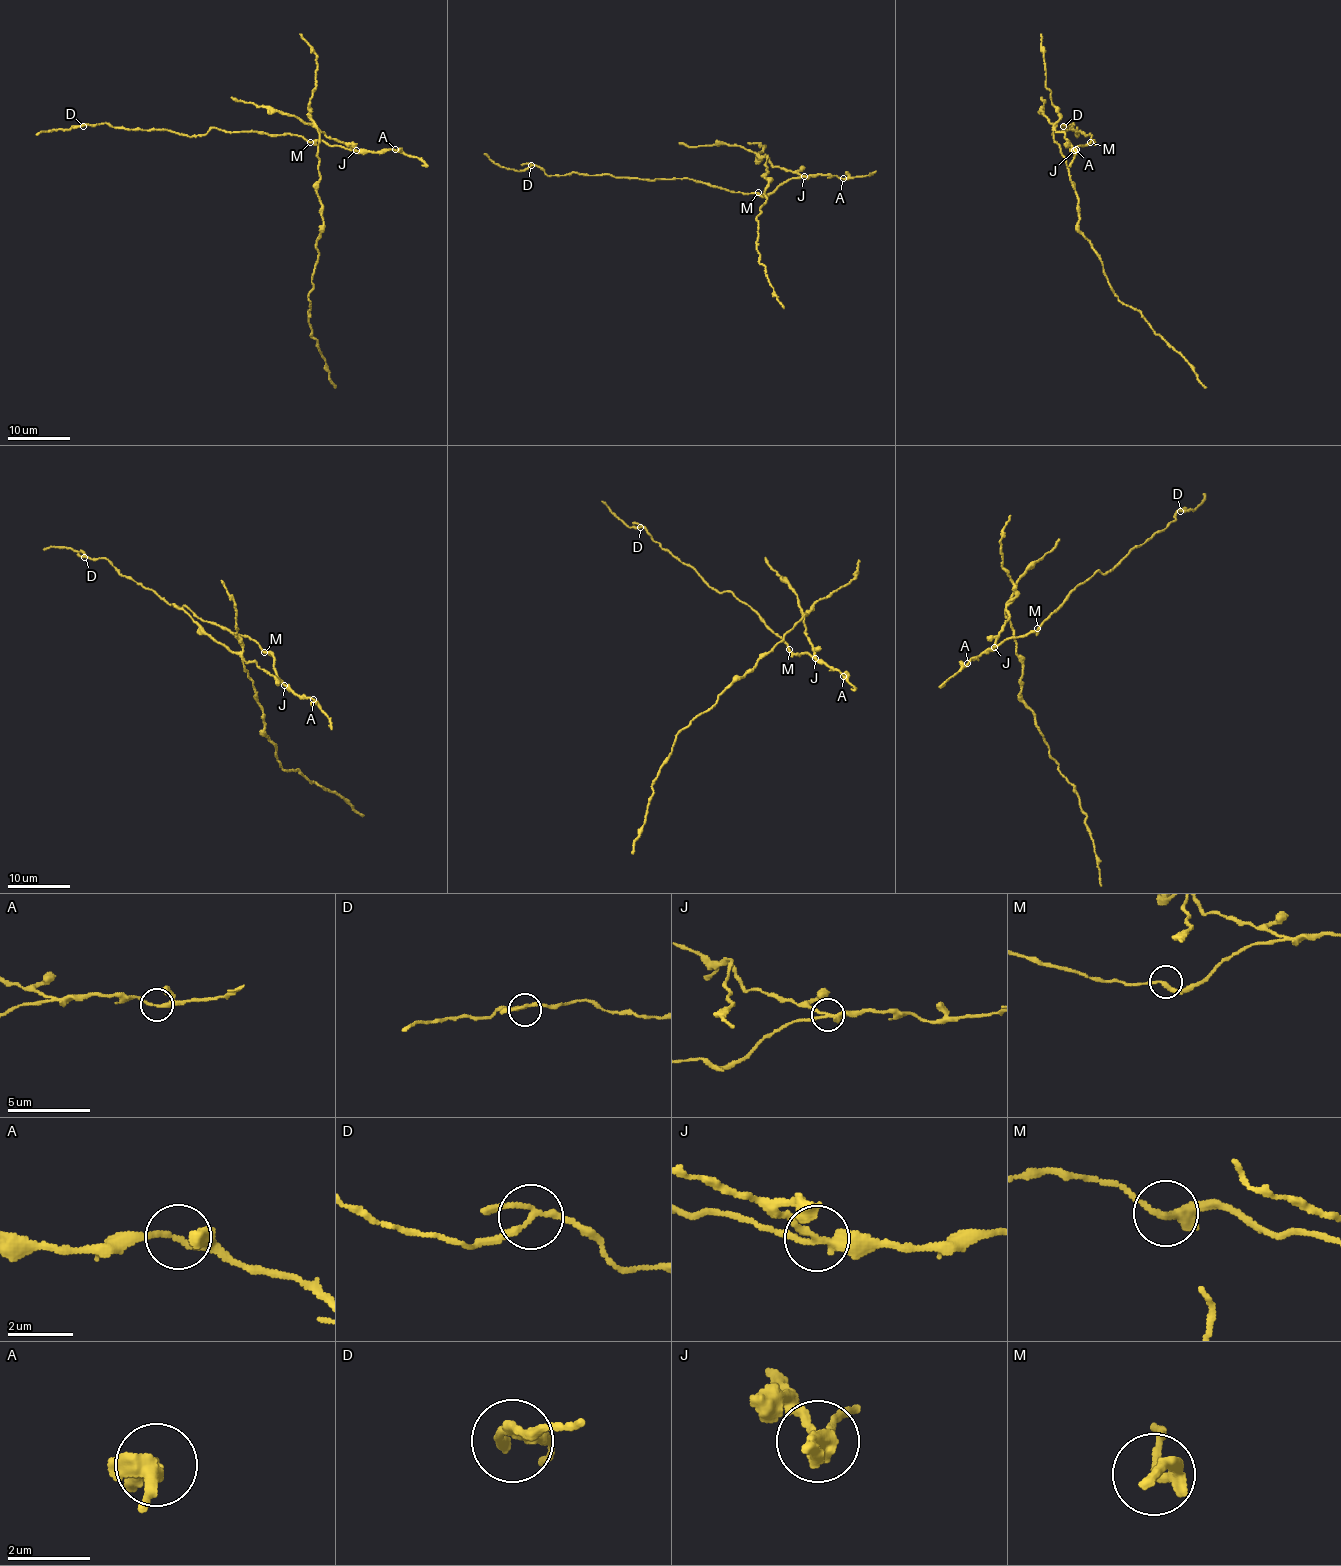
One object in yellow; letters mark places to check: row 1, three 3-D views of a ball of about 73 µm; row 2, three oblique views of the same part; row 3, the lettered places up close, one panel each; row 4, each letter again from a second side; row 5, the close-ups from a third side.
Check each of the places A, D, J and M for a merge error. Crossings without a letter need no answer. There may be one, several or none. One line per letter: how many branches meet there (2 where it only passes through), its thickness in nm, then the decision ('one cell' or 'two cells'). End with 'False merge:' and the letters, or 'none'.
A: 2 branches meet; 200 nm thick; one cell
D: 3 branches meet; 180 nm thick; one cell
J: 3 branches meet; 240 nm thick; two cells
M: 3 branches meet; 200 nm thick; one cell
False merge: J

